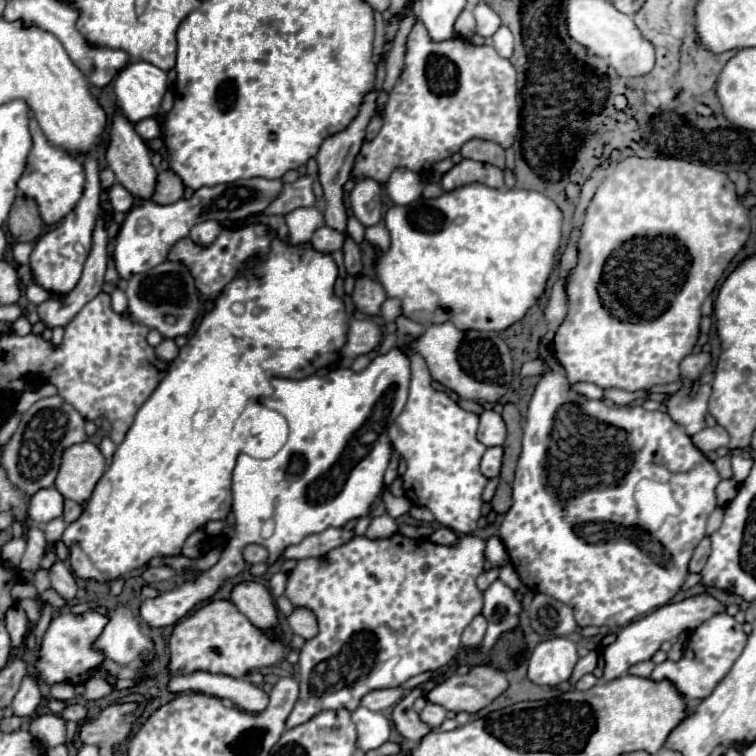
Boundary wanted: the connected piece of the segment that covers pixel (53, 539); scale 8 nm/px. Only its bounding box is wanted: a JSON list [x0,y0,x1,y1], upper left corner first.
[44,518,66,550]

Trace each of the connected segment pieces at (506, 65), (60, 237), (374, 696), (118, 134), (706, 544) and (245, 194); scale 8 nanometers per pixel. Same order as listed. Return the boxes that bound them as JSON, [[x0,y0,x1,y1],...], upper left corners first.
[[354,20,520,184],[30,152,100,294],[360,688,404,710],[106,112,156,200],[688,538,710,572],[112,178,284,278]]

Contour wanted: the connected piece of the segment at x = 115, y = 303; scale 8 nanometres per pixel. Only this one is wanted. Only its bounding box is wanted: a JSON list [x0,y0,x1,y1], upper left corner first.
[111,290,128,313]

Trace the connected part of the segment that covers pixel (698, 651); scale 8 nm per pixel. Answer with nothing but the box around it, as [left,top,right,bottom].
[652,614,746,698]

